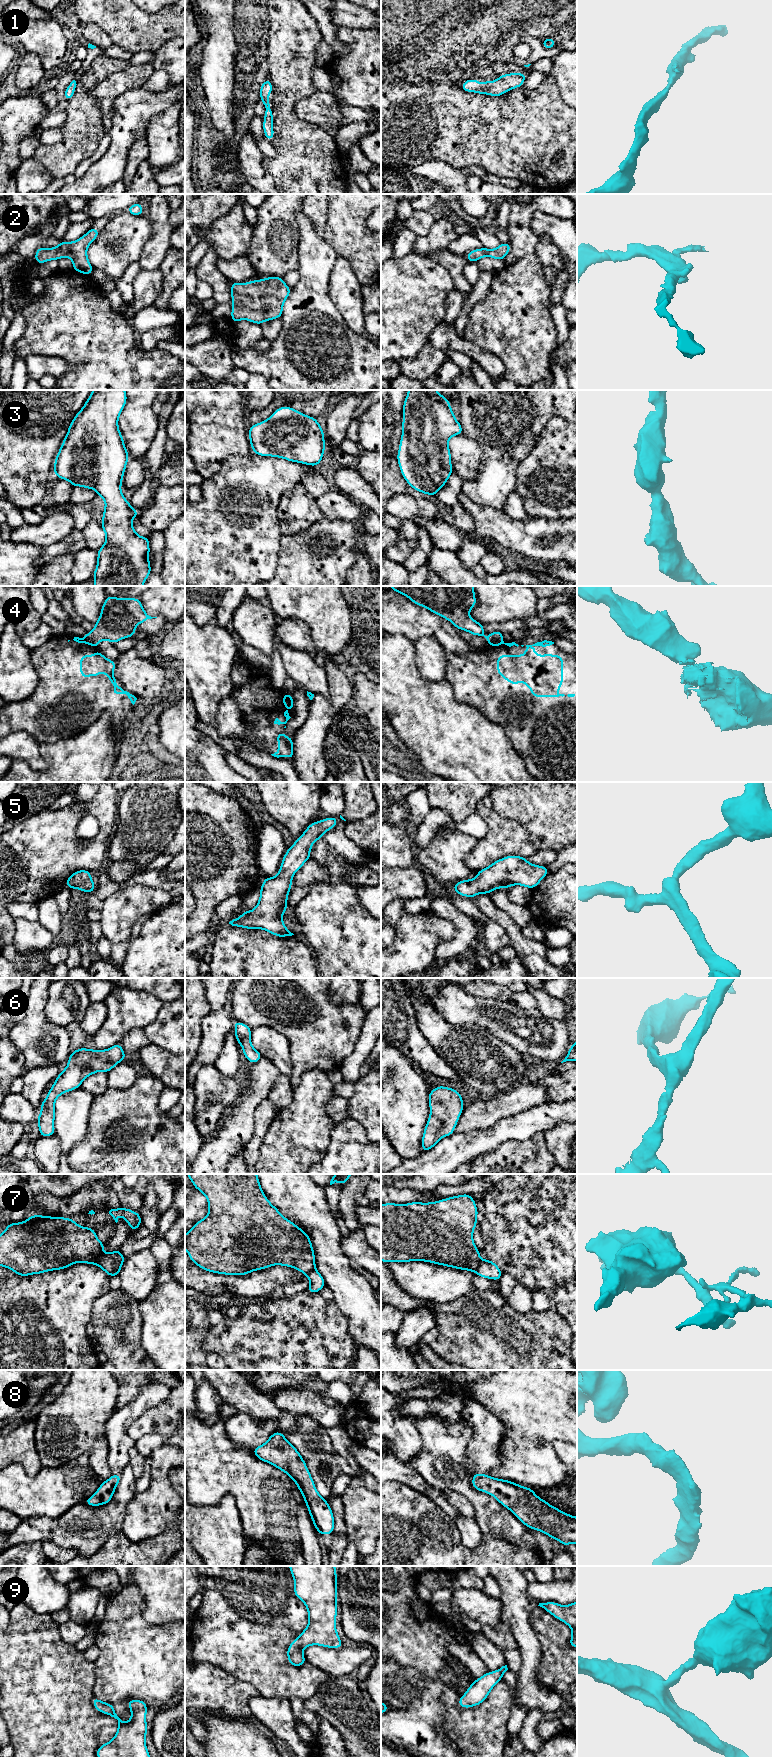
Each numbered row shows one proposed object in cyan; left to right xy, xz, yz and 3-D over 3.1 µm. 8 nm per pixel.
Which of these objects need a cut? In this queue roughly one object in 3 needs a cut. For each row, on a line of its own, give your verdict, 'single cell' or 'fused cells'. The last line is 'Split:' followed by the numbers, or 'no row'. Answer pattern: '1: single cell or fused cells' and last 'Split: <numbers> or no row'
1: single cell
2: single cell
3: single cell
4: fused cells
5: single cell
6: single cell
7: fused cells
8: single cell
9: single cell
Split: 4, 7

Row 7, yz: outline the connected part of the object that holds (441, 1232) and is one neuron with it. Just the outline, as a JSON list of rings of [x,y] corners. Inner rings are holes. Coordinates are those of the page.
[[[469,1194],[429,1203],[381,1204],[381,1260],[424,1261],[476,1272],[481,1263],[473,1241],[477,1215]]]

